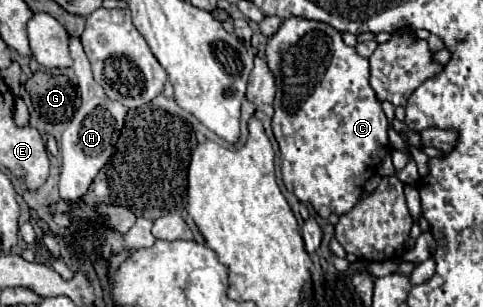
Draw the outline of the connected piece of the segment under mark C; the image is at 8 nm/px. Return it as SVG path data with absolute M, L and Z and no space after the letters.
M291 16L287 18L281 28L269 38L267 42L267 50L265 50L265 58L267 64L271 68L271 72L275 74L277 80L277 96L275 96L275 116L273 116L273 134L279 142L279 150L281 150L281 178L287 190L291 190L303 204L311 204L315 208L315 212L321 218L327 218L329 214L347 214L359 200L359 196L363 194L363 186L367 182L367 178L371 178L377 170L377 166L381 164L381 160L389 154L391 144L389 144L389 136L387 136L387 118L385 112L381 108L381 102L375 98L375 92L369 86L369 60L359 56L357 50L353 46L347 46L343 42L343 36L339 30L335 30L333 26L319 22L319 20L307 20L307 18L299 18L299 16Z

